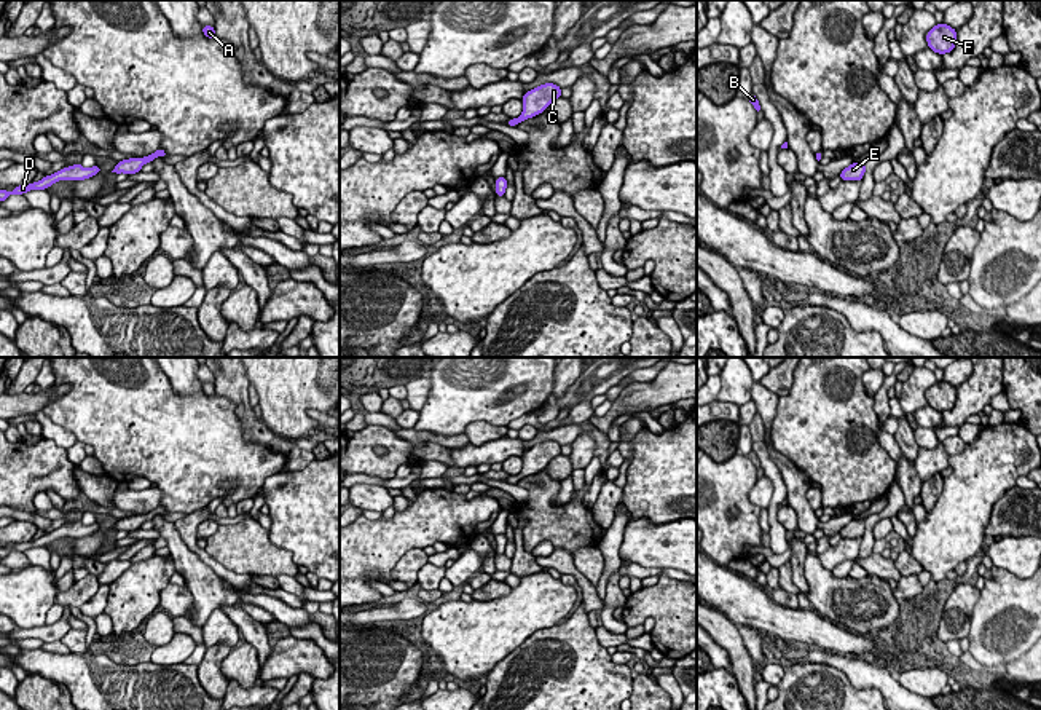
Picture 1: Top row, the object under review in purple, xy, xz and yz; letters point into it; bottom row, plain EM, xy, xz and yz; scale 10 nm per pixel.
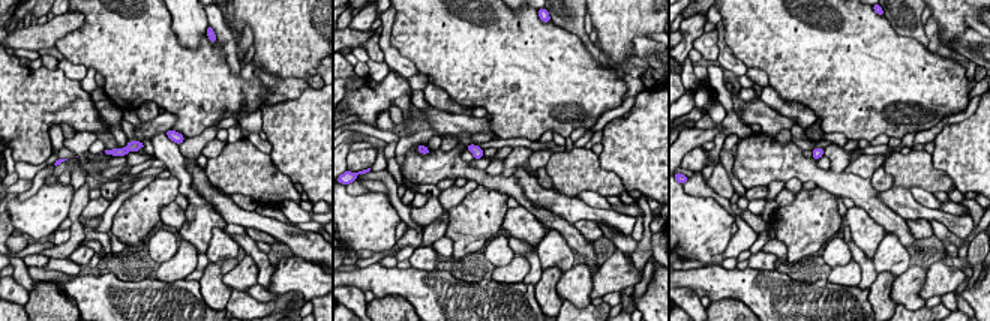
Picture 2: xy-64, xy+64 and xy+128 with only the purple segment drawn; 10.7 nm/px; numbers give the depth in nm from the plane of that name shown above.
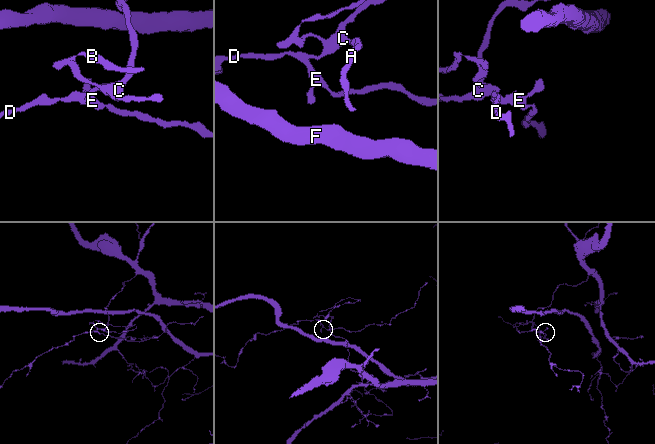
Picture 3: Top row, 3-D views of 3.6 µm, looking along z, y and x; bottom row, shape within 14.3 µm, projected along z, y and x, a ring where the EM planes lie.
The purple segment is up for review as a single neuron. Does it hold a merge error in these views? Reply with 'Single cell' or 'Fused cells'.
Single cell

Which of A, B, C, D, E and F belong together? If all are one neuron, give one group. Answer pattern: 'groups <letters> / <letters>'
groups A B C D E F

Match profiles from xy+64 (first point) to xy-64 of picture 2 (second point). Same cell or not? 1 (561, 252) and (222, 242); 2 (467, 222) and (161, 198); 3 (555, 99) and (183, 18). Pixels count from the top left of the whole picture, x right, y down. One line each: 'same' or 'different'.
1: same
2: same
3: different

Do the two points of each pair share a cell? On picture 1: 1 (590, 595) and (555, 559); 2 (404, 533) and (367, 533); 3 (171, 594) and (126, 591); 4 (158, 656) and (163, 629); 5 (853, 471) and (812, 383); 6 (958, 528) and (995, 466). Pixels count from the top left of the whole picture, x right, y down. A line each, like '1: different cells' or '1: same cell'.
1: same cell
2: same cell
3: different cells
4: different cells
5: same cell
6: same cell

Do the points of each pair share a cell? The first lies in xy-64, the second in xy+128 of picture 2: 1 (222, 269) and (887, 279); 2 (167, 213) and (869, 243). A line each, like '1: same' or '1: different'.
1: same
2: same

